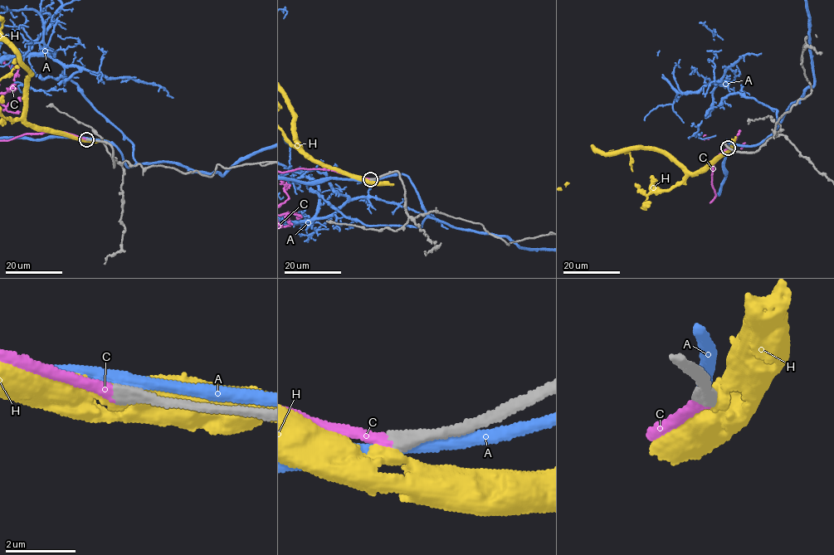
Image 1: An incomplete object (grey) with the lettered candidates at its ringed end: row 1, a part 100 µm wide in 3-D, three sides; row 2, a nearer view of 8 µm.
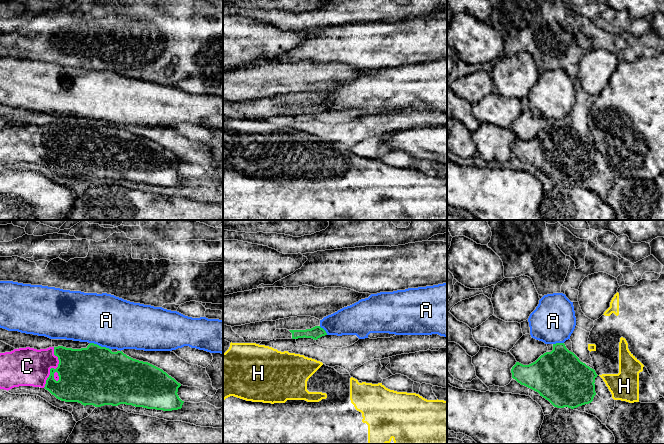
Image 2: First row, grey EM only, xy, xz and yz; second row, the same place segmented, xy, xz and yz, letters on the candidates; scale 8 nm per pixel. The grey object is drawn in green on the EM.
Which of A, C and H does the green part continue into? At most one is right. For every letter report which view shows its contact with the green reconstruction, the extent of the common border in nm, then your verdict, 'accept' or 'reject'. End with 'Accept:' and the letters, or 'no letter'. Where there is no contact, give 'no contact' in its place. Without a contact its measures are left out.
A: xy | 190 nm | reject
C: xy | 340 nm | accept
H: no contact | reject
Accept: C

